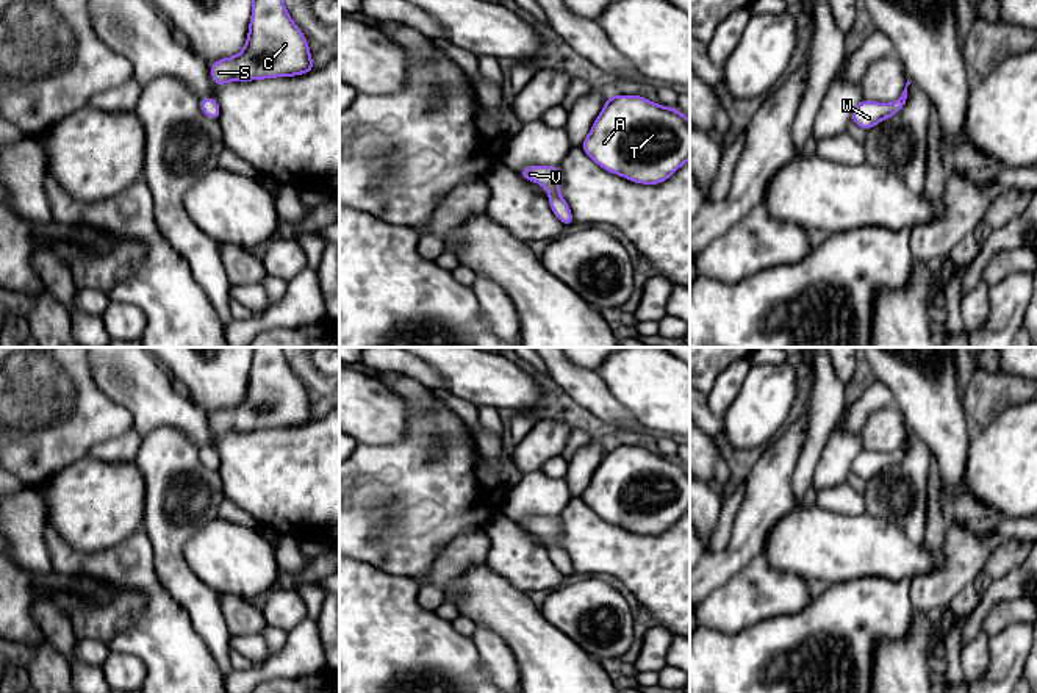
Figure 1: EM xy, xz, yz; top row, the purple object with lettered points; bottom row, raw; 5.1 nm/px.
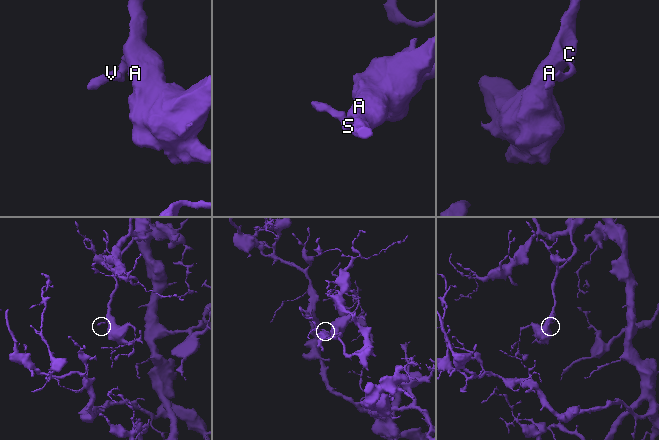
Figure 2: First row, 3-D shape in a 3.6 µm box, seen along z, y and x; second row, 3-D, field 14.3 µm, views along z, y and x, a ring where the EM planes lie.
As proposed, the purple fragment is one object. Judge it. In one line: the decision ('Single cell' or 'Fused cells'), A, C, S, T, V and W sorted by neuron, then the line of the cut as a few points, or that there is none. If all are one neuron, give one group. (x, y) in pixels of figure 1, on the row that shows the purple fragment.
Single cell. Groups: A C S T V W. No split

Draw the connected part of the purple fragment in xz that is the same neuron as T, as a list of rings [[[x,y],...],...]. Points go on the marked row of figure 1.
[[[610,94],[580,149],[612,174],[658,185],[690,160],[690,119],[637,94]]]

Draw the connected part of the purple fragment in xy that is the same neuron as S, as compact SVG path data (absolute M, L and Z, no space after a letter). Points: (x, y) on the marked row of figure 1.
M252 0L252 17L244 48L210 66L216 86L305 75L314 70L308 41L292 22L283 0Z

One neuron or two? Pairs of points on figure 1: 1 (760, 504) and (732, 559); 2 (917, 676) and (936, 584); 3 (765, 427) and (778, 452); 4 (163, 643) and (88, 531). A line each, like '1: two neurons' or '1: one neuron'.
1: one neuron
2: two neurons
3: two neurons
4: two neurons

